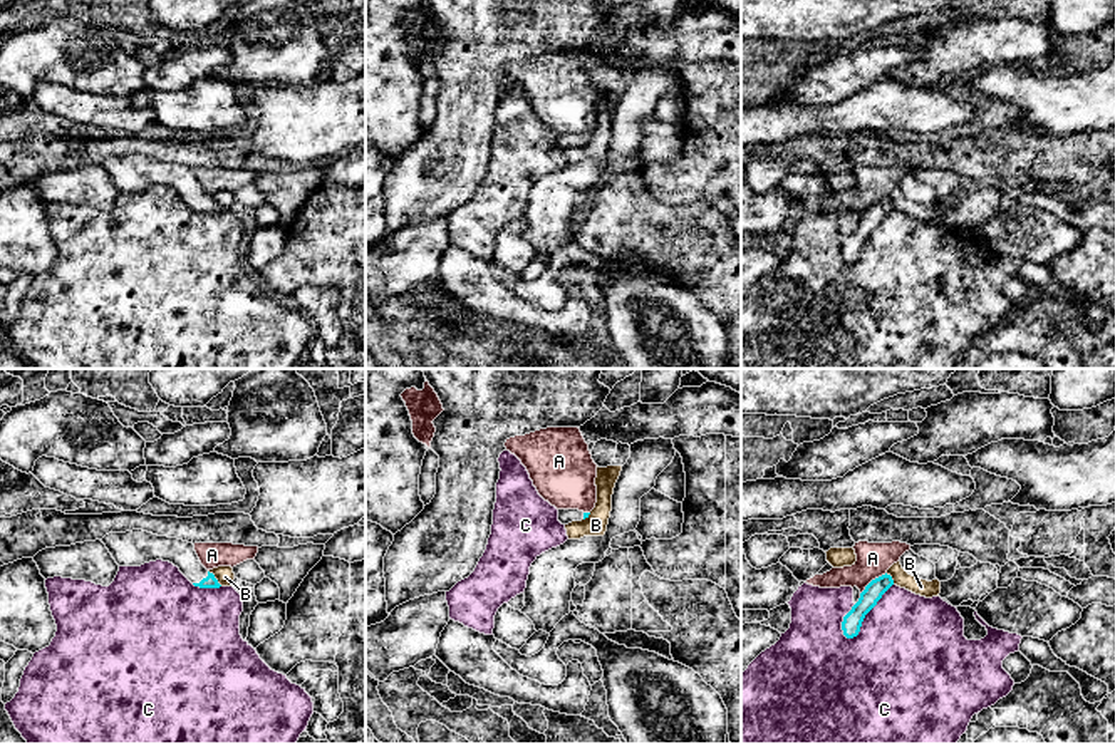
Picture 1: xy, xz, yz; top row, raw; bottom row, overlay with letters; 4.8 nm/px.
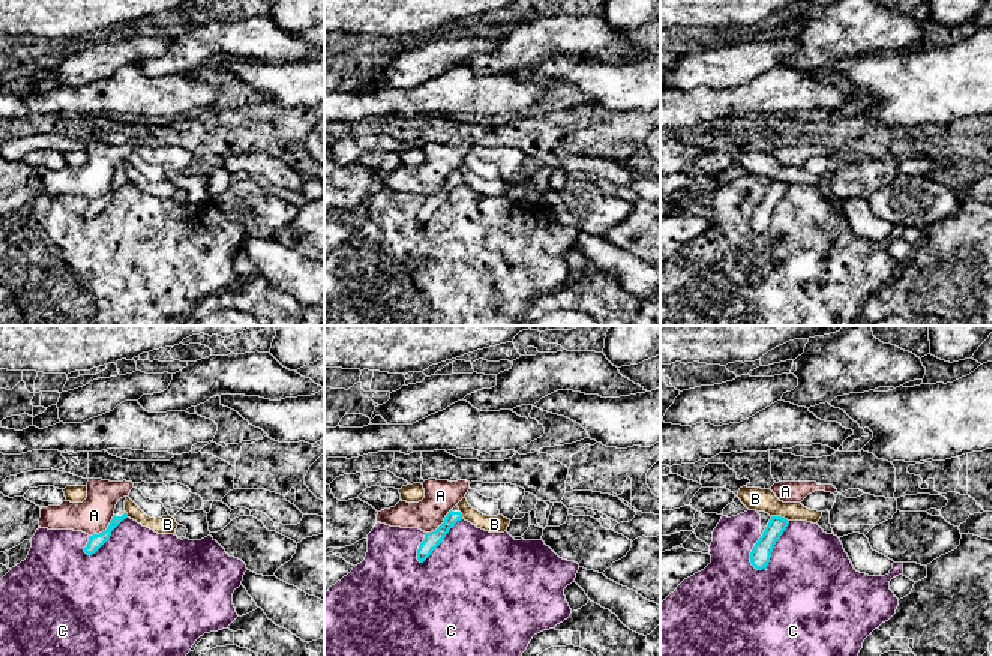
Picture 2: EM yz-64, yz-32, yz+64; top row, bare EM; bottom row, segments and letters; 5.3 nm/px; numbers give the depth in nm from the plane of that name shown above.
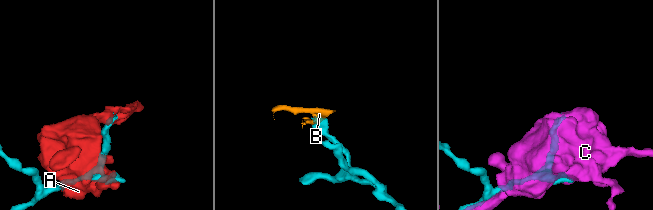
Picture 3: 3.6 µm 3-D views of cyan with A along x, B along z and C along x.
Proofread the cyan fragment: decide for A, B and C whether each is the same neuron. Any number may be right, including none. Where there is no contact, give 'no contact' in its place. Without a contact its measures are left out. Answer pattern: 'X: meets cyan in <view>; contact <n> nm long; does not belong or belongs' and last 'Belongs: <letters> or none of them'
A: meets cyan in yz; contact 170 nm long; does not belong
B: meets cyan in xy; contact 100 nm long; does not belong
C: meets cyan in yz; contact 340 nm long; does not belong
Belongs: none of them

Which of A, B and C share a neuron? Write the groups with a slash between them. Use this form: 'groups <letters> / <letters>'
groups A / B / C

